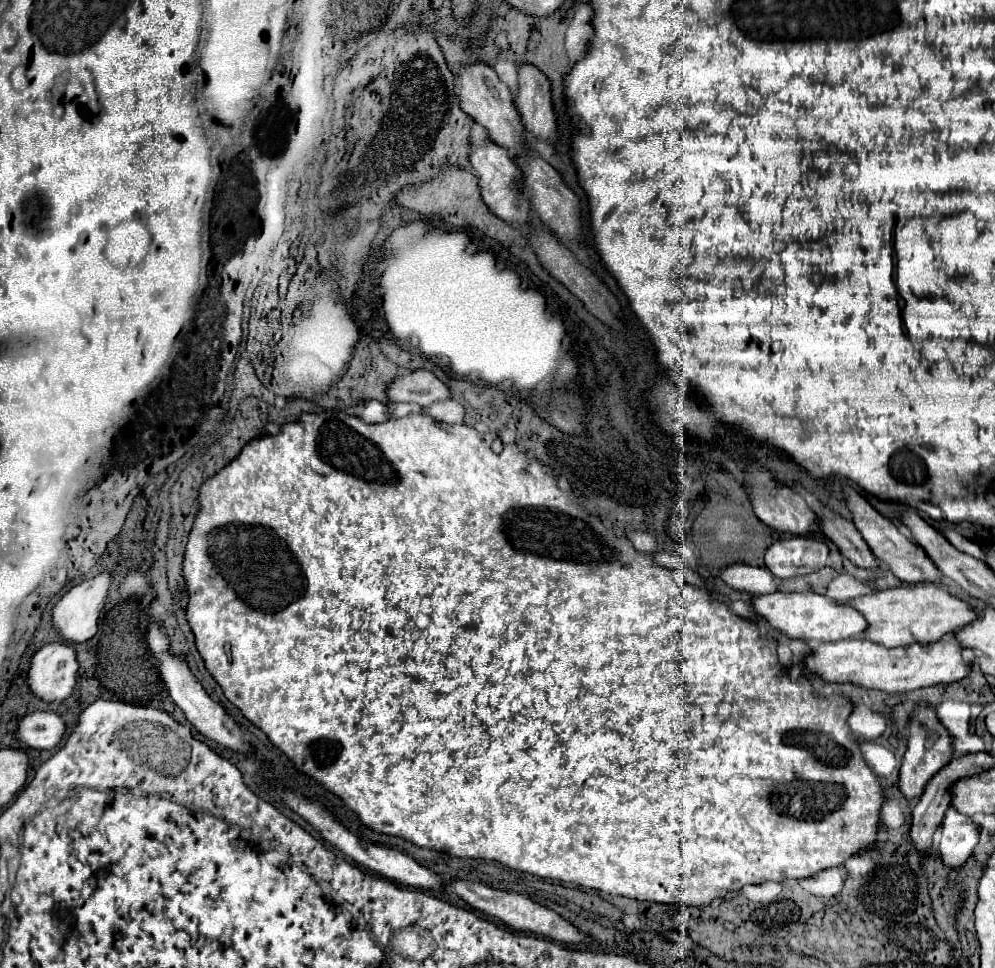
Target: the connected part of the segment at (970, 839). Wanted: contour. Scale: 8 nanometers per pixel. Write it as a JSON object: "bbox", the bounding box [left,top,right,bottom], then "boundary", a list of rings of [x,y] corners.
{"bbox":[941,806,979,868],"boundary":[[[953,806],[945,812],[943,818],[943,836],[941,836],[941,858],[949,868],[959,868],[973,854],[973,848],[979,842],[979,824],[969,816],[957,812]]]}

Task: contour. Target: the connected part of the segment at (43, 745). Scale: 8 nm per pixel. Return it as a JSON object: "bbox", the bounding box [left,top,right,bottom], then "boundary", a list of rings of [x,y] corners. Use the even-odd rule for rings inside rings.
{"bbox":[17,710,67,750],"boundary":[[[51,710],[33,712],[19,722],[17,740],[25,748],[51,750],[61,744],[63,736],[65,736],[65,728],[67,728],[67,724],[59,714],[55,714]]]}

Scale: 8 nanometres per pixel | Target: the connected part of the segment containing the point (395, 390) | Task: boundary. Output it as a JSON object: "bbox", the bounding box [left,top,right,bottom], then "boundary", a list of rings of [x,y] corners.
{"bbox":[389,370,451,406],"boundary":[[[417,370],[407,376],[397,376],[389,386],[391,402],[411,402],[419,406],[431,406],[441,400],[451,400],[451,390],[431,372]]]}

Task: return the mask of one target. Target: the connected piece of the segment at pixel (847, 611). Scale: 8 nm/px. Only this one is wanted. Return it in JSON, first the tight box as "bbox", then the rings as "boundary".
{"bbox":[753,592,869,642],"boundary":[[[773,592],[773,594],[759,594],[753,598],[753,608],[757,614],[765,616],[769,624],[787,634],[789,638],[801,638],[807,642],[837,642],[845,638],[857,638],[859,634],[865,632],[869,626],[867,620],[851,606],[837,602],[825,594],[817,592],[807,592],[807,594],[797,594],[797,592]]]}

